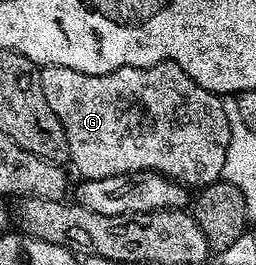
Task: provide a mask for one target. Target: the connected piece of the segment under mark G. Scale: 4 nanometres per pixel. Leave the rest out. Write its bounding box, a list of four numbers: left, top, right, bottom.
[41,64,231,190]

